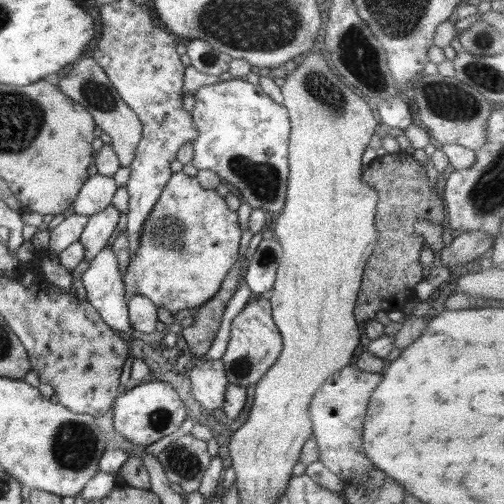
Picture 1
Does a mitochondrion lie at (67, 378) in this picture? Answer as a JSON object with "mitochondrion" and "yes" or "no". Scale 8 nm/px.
{"mitochondrion":"no"}

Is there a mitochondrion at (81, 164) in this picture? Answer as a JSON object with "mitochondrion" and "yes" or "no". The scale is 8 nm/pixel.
{"mitochondrion":"no"}

